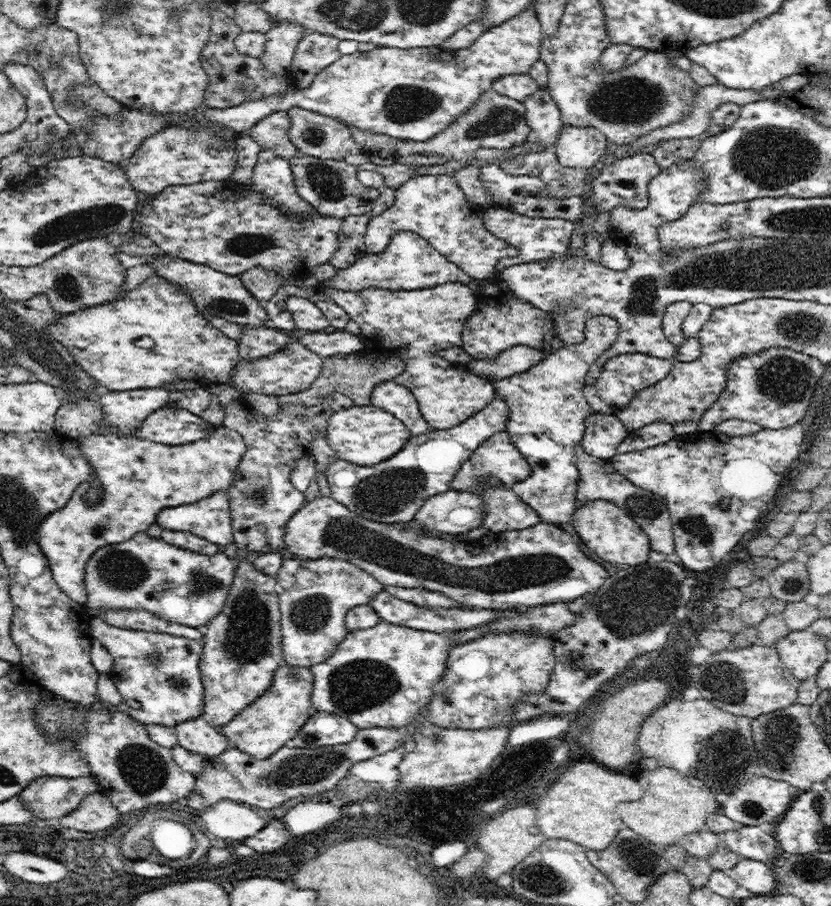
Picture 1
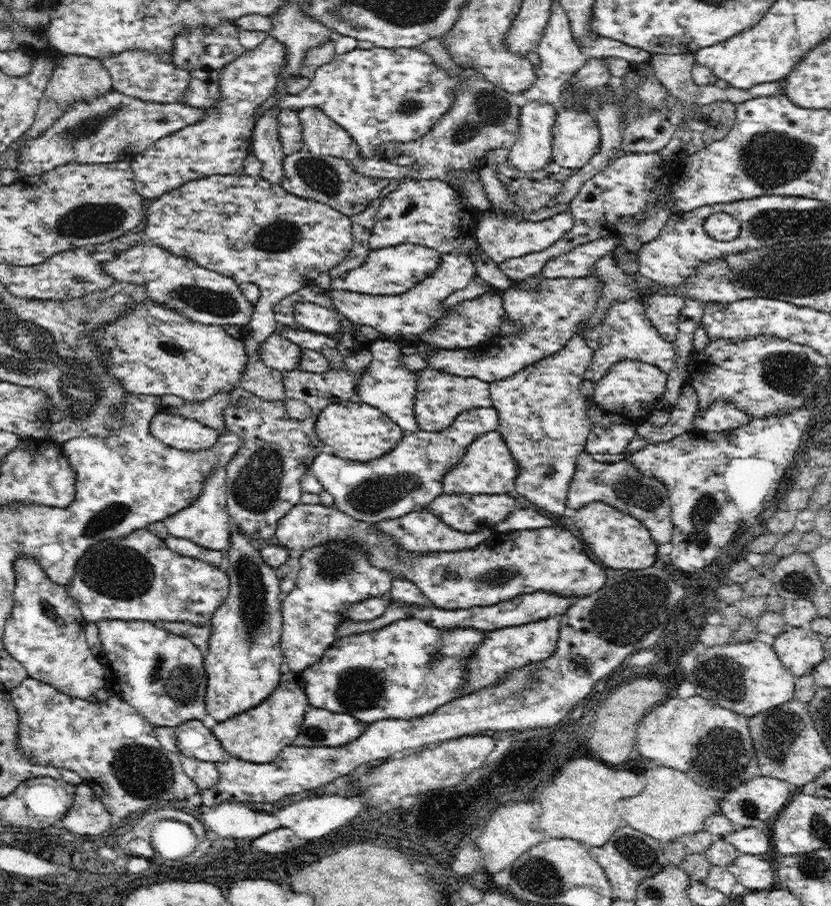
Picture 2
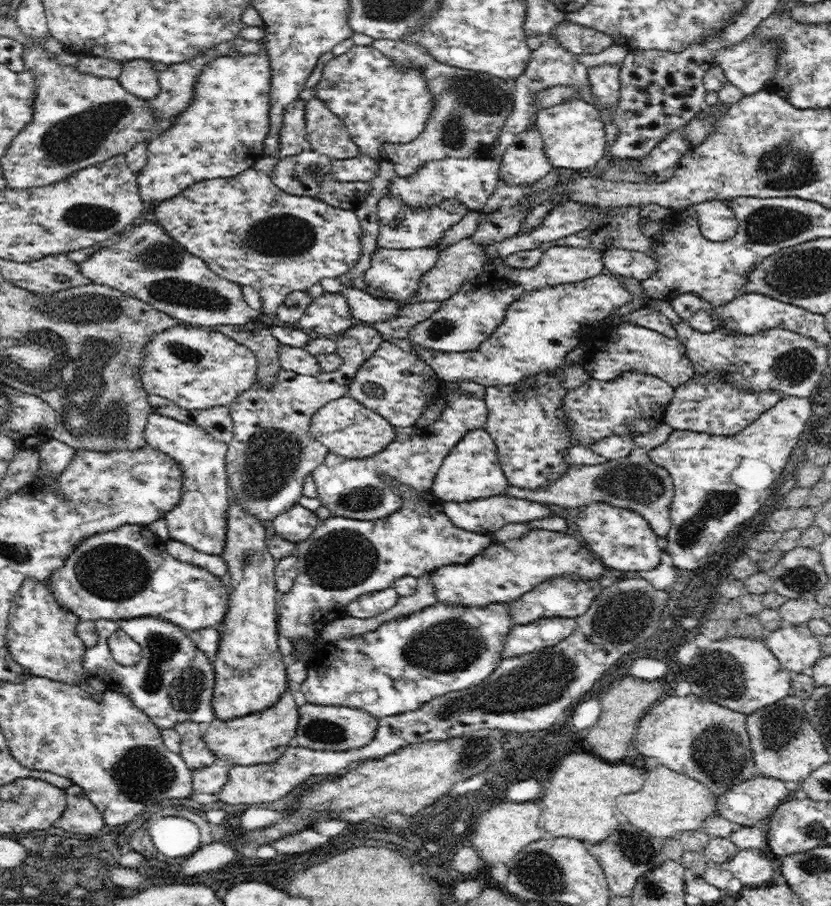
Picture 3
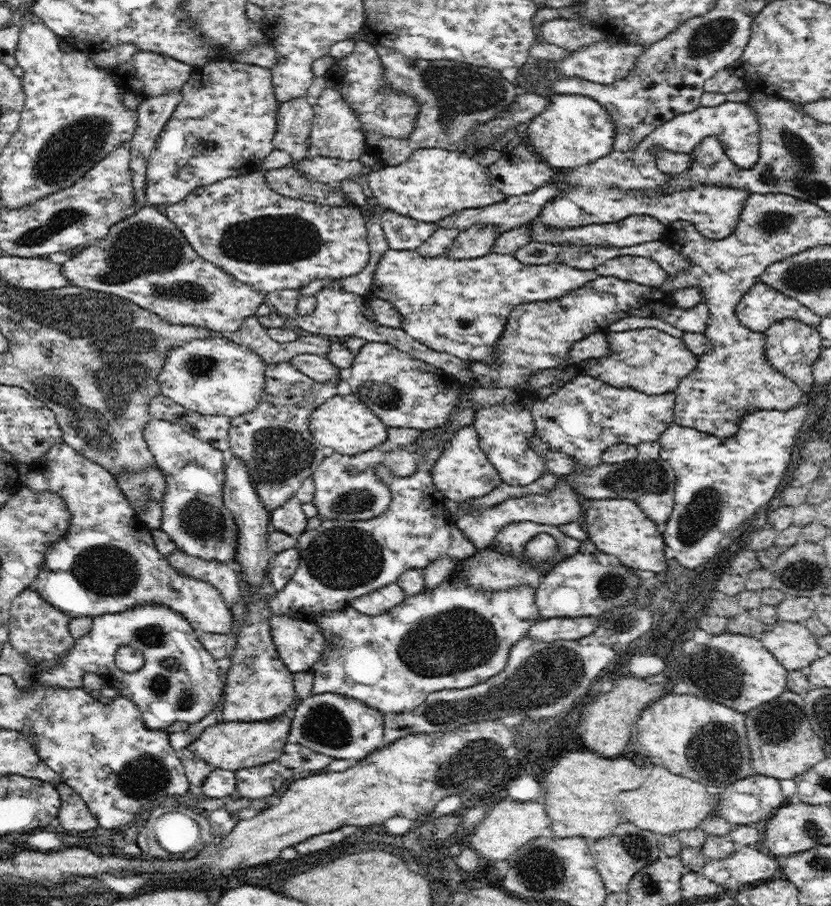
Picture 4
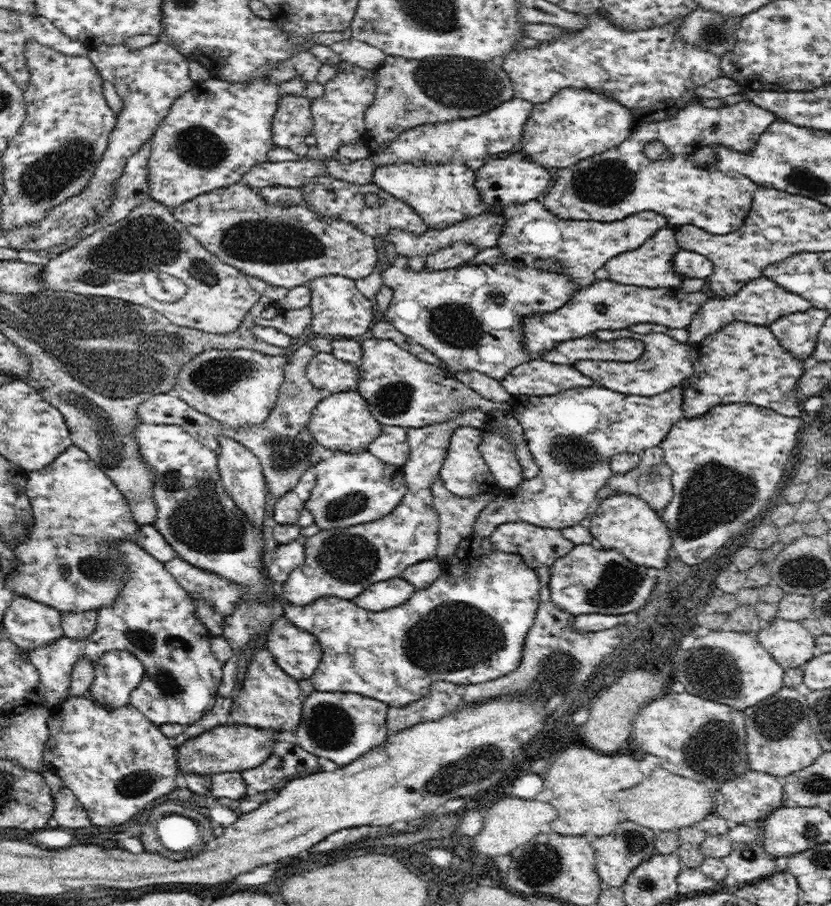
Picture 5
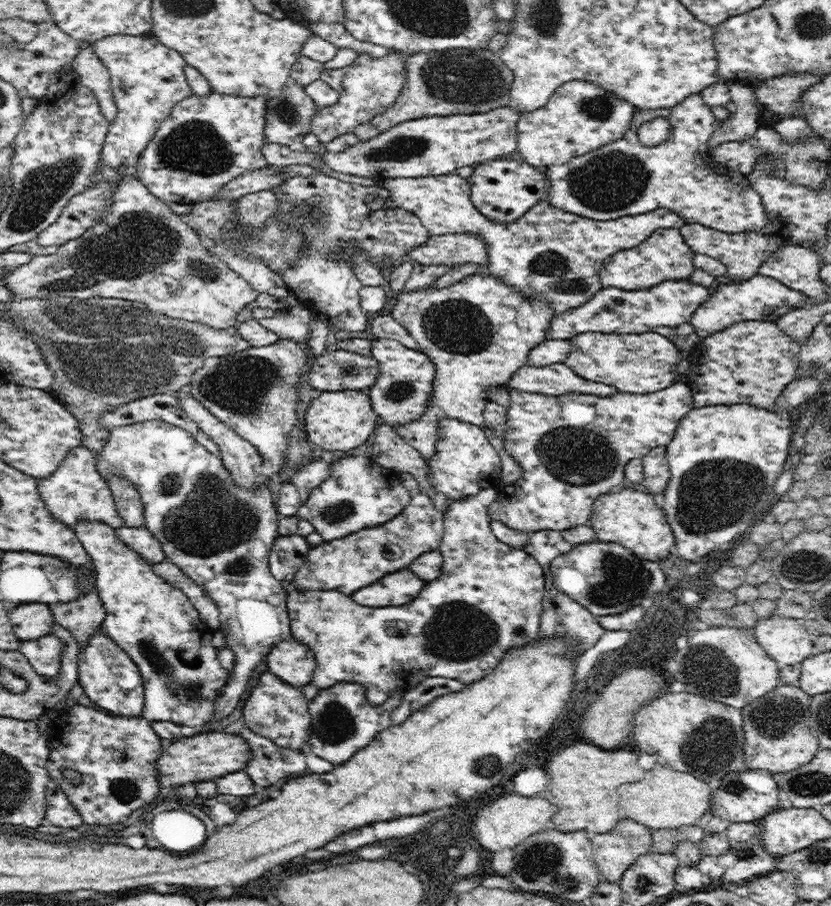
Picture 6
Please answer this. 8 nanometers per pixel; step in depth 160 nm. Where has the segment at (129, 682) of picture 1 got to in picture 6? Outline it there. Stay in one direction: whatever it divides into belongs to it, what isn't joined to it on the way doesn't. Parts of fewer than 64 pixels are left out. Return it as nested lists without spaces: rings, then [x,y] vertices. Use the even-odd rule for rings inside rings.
[[[82,520],[75,526],[75,533],[95,566],[95,588],[106,611],[100,629],[127,652],[143,676],[143,717],[151,723],[170,721],[192,730],[202,730],[214,716],[214,704],[229,674],[217,659],[216,649],[212,646],[211,638],[216,630],[200,618],[196,607],[180,589],[160,579],[153,571],[152,564],[145,562],[135,550],[120,542],[112,525]],[[52,635],[34,640],[21,641],[21,653],[29,660],[32,668],[40,675],[56,677],[62,665],[64,643]]]

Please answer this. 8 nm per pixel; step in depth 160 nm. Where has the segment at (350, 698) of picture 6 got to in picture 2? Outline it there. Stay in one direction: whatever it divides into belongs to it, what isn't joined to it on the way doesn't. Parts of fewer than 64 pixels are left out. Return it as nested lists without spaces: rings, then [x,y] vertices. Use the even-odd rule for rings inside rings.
[[[310,706],[293,744],[336,747],[356,740],[367,724],[354,716]]]

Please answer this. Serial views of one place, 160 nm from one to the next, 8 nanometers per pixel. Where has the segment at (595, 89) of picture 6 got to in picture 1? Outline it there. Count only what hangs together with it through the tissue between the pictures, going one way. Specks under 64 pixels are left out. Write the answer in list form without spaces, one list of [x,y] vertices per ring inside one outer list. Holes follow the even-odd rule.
[[[563,127],[553,150],[562,166],[598,168],[606,152],[606,135],[594,127]]]

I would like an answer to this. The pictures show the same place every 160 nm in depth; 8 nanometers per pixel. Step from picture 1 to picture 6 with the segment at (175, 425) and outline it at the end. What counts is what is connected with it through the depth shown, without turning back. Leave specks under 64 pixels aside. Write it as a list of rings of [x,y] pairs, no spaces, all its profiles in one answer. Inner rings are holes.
[[[160,419],[114,427],[96,458],[96,469],[106,482],[111,475],[118,475],[136,487],[144,506],[145,527],[158,539],[165,556],[200,585],[220,609],[220,629],[235,656],[234,668],[229,671],[226,684],[220,688],[214,716],[207,724],[220,722],[238,706],[254,668],[268,658],[270,648],[293,636],[286,604],[287,592],[269,567],[269,554],[279,526],[279,513],[272,501],[272,493],[267,484],[253,491],[237,486],[220,456],[210,453],[187,430]]]

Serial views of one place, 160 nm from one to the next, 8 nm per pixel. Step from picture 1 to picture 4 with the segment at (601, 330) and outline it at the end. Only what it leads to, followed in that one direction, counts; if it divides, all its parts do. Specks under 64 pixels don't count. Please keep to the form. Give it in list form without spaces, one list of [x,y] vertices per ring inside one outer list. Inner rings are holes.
[[[518,387],[516,402],[486,406],[477,410],[473,416],[473,425],[479,434],[480,449],[498,471],[502,483],[524,487],[535,483],[542,474],[545,474],[546,463],[540,454],[532,451],[531,446],[531,438],[536,434],[534,419],[527,406],[536,399],[540,399],[536,392]]]

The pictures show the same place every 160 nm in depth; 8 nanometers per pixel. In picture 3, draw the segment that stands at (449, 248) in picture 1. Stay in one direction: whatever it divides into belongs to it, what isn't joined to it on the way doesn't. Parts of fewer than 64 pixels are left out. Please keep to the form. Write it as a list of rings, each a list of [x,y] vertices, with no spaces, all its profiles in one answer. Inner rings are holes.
[[[391,194],[380,198],[378,203],[378,218],[380,221],[377,247],[388,249],[418,249],[432,247],[438,244],[441,236],[456,224],[469,209],[455,198],[446,198],[430,208],[410,208]]]

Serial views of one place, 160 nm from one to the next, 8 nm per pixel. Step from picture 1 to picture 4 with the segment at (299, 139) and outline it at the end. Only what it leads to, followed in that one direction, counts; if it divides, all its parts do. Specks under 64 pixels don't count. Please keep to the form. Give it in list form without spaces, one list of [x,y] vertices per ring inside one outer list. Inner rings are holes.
[[[327,86],[319,98],[312,101],[312,106],[315,116],[312,120],[309,142],[313,153],[326,158],[339,158],[346,161],[366,158],[366,137],[362,123],[340,92]]]

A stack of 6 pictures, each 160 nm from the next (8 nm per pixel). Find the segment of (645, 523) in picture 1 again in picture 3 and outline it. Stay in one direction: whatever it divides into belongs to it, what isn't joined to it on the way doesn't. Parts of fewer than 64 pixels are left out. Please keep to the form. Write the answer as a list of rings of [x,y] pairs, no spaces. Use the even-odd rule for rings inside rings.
[[[662,422],[654,430],[633,437],[634,449],[628,457],[607,460],[604,464],[570,465],[568,472],[550,486],[532,491],[510,485],[503,494],[544,504],[558,504],[566,509],[581,508],[594,501],[616,505],[617,508],[642,514],[658,538],[666,538],[671,530],[671,504],[675,487],[671,475],[662,466],[654,465],[650,461],[649,453],[656,445],[666,442],[672,431],[669,424]]]

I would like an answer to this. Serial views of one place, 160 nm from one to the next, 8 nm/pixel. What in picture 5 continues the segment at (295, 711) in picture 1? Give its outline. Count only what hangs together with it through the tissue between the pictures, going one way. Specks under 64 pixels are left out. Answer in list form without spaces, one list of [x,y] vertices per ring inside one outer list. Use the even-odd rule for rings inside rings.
[[[238,723],[208,729],[176,747],[179,770],[211,776],[238,770],[245,771],[260,766],[270,756],[279,734],[280,730],[258,729]]]

